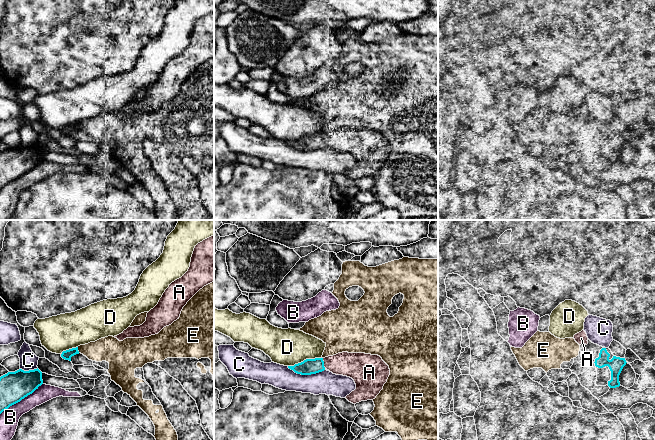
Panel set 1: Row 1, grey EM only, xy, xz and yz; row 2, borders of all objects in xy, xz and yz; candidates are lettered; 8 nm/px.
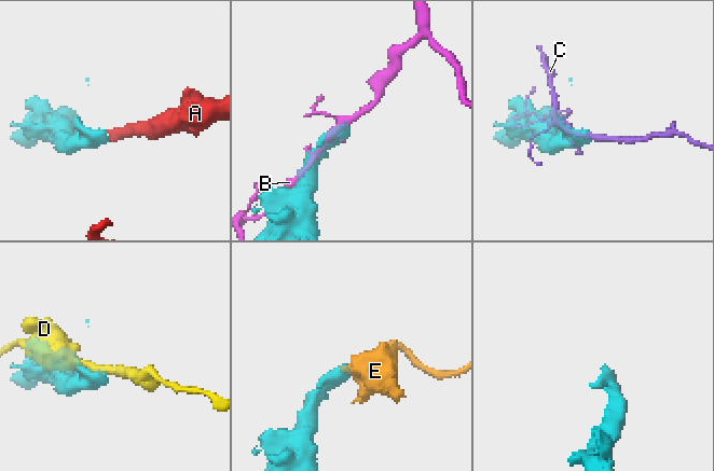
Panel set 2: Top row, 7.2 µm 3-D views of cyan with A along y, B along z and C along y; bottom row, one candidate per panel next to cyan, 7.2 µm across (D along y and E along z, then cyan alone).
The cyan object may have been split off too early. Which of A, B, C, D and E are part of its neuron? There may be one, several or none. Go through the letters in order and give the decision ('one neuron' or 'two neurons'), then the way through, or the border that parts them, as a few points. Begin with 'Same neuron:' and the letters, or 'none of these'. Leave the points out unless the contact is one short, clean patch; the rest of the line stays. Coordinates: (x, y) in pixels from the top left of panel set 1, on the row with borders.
Same neuron: A
A: one neuron
B: two neurons
C: two neurons
D: two neurons
E: two neurons

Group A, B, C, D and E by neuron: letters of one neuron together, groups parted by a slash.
A / B / C / D / E

